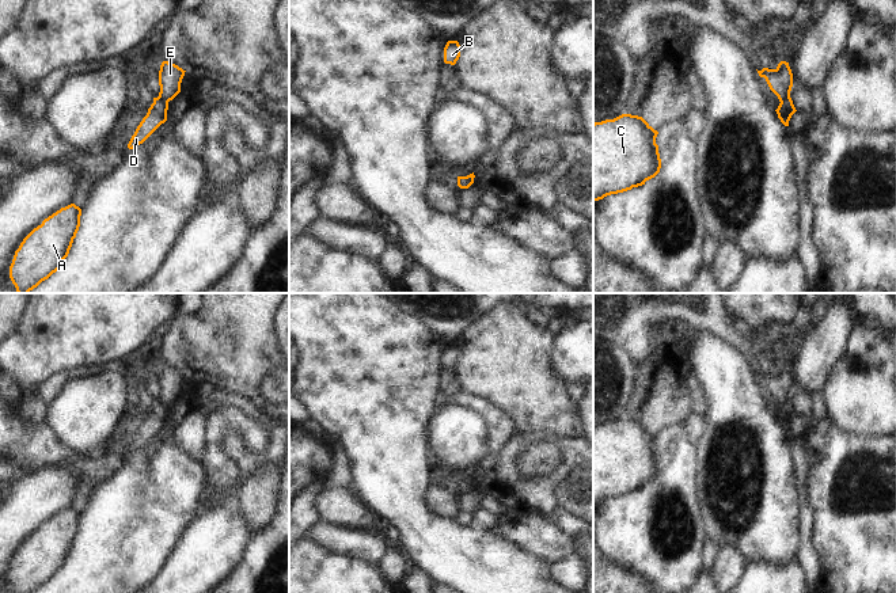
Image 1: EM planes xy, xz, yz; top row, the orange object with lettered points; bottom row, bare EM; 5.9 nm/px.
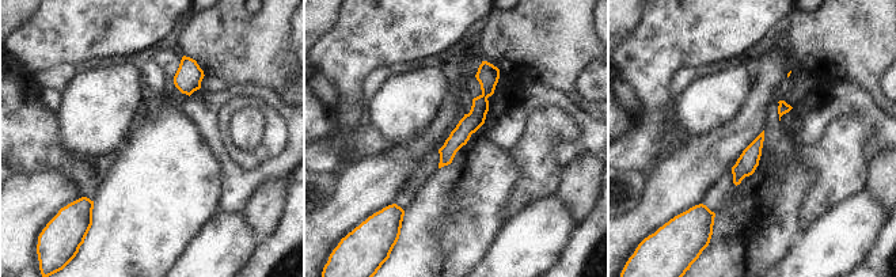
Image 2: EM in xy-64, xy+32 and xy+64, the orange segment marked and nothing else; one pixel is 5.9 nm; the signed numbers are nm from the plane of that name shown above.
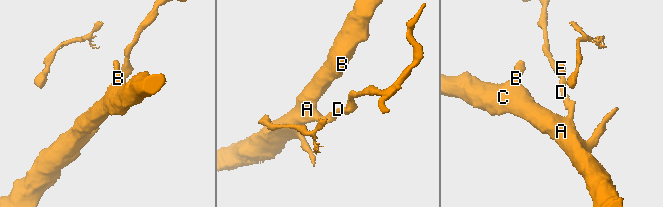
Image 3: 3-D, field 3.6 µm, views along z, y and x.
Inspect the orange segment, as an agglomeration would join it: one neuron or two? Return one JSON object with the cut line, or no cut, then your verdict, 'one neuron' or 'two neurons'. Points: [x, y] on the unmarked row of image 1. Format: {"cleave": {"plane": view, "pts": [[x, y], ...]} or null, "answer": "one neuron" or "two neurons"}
{"cleave": {"plane": "xy", "pts": [[158, 400], [167, 407]]}, "answer": "two neurons"}

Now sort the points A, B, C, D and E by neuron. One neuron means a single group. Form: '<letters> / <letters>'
A B C D / E

